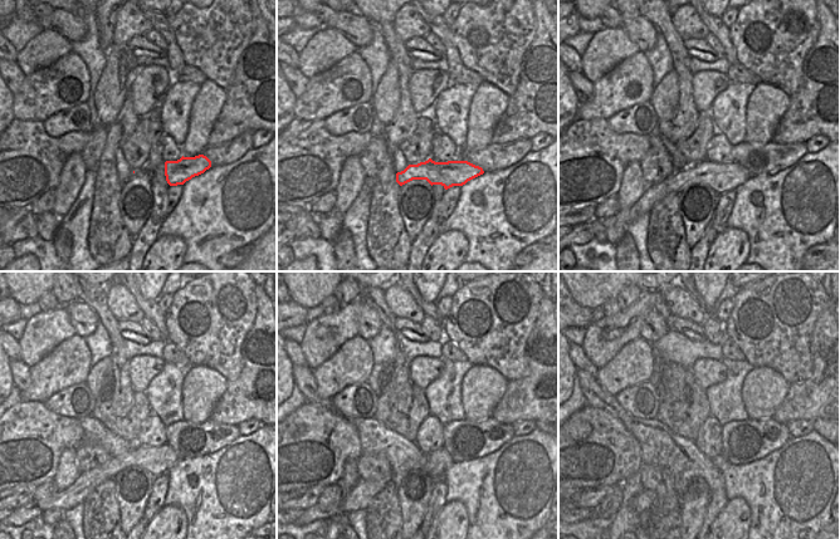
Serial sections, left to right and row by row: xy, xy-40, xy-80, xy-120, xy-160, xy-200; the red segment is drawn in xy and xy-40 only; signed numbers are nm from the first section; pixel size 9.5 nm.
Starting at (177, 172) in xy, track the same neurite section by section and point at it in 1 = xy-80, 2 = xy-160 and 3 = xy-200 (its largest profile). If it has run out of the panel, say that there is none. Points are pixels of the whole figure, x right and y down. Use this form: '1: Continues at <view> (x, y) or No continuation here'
1: Continues at xy-80 (728, 176)
2: Continues at xy-160 (359, 498)
3: Continues at xy-200 (643, 501).

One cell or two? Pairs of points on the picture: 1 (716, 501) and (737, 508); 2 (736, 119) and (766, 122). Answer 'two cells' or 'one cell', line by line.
1: two cells
2: two cells

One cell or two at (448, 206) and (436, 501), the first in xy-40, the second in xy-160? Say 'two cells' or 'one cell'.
one cell

